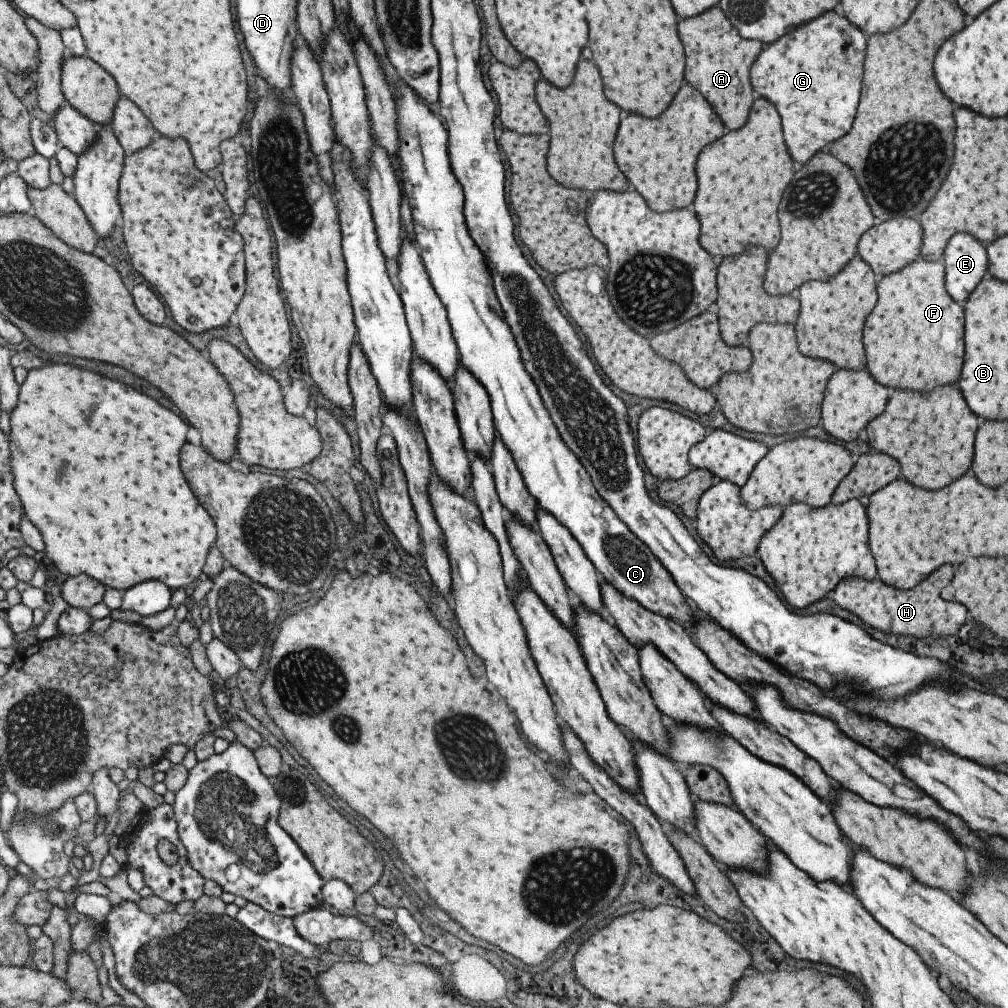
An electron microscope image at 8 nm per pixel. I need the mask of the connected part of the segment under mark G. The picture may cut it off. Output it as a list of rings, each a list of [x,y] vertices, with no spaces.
[[[827,12],[769,44],[755,57],[748,74],[750,85],[779,112],[783,140],[795,162],[805,164],[823,146],[849,132],[859,100],[863,54],[865,36],[845,18]]]

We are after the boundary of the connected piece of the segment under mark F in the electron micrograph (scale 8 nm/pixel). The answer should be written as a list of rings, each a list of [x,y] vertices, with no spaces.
[[[917,258],[899,272],[883,276],[883,280],[877,282],[877,304],[863,324],[863,348],[867,372],[881,386],[931,392],[935,386],[953,384],[959,378],[963,358],[963,310],[943,288],[941,261],[929,262]]]

